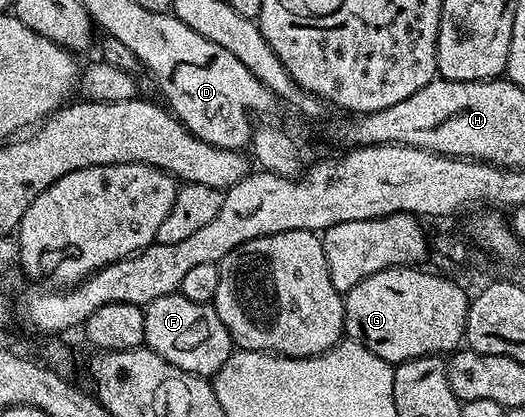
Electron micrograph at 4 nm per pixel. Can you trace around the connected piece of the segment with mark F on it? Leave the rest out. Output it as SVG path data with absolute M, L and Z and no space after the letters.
M181 292L152 300L145 306L142 315L145 349L164 356L164 360L176 364L176 368L184 368L184 372L209 379L235 349L228 328L224 328L213 305L188 300Z

